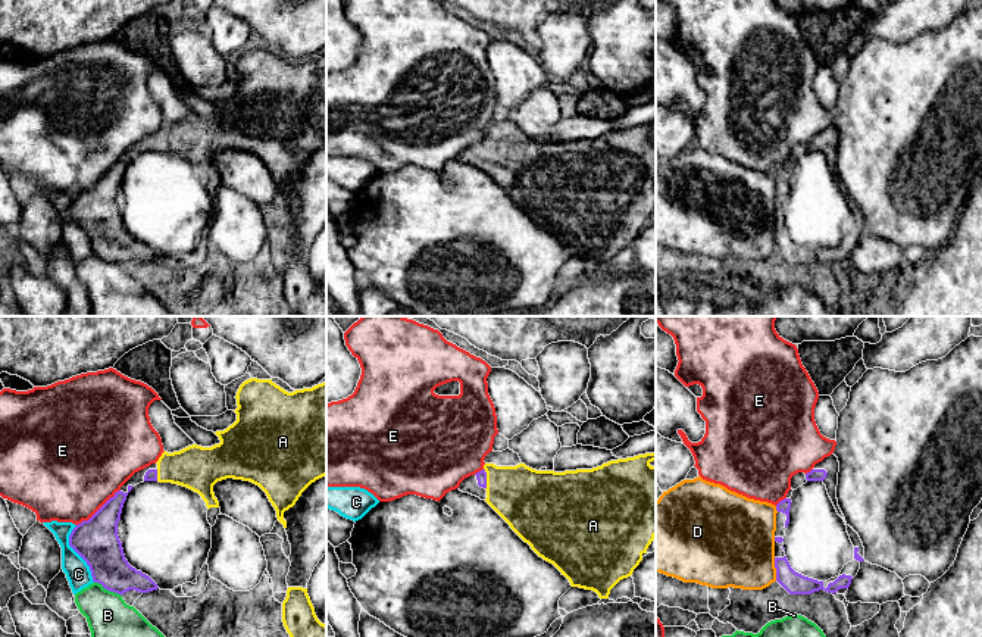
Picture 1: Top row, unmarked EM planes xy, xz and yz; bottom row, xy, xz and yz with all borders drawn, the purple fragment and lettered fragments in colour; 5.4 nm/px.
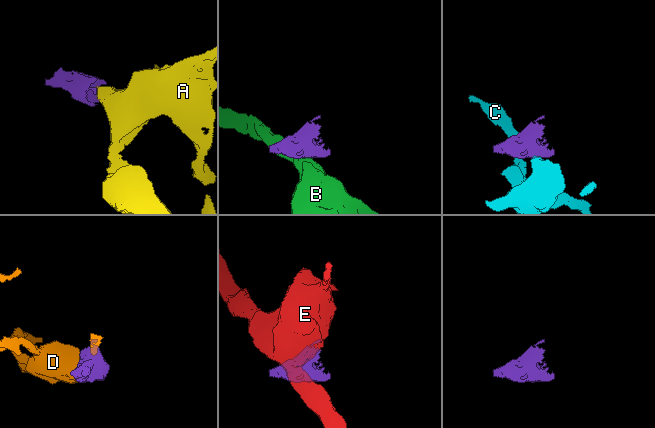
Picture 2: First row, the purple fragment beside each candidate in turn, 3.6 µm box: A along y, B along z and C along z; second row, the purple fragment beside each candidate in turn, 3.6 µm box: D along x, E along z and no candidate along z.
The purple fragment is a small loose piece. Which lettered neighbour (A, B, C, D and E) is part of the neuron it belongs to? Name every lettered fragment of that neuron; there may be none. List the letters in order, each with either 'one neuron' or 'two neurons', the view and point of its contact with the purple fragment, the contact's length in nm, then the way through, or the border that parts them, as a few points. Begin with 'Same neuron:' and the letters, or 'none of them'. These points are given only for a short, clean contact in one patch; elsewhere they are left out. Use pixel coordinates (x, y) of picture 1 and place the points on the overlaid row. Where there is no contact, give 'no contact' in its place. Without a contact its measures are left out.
Same neuron: A
A: one neuron; meets purple in xz at (485, 478); contact 120 nm long
B: two neurons; meets purple in xy at (108, 589); contact 170 nm long; border along xy (94, 581), (121, 596)
C: two neurons; meets purple in xy at (77, 552); contact 320 nm long; border along xy (75, 525), (69, 536), (69, 546), (85, 562), (94, 581)
D: two neurons; meets purple in yz at (776, 570); contact 130 nm long
E: two neurons; meets purple in xy at (99, 509); contact 320 nm long

